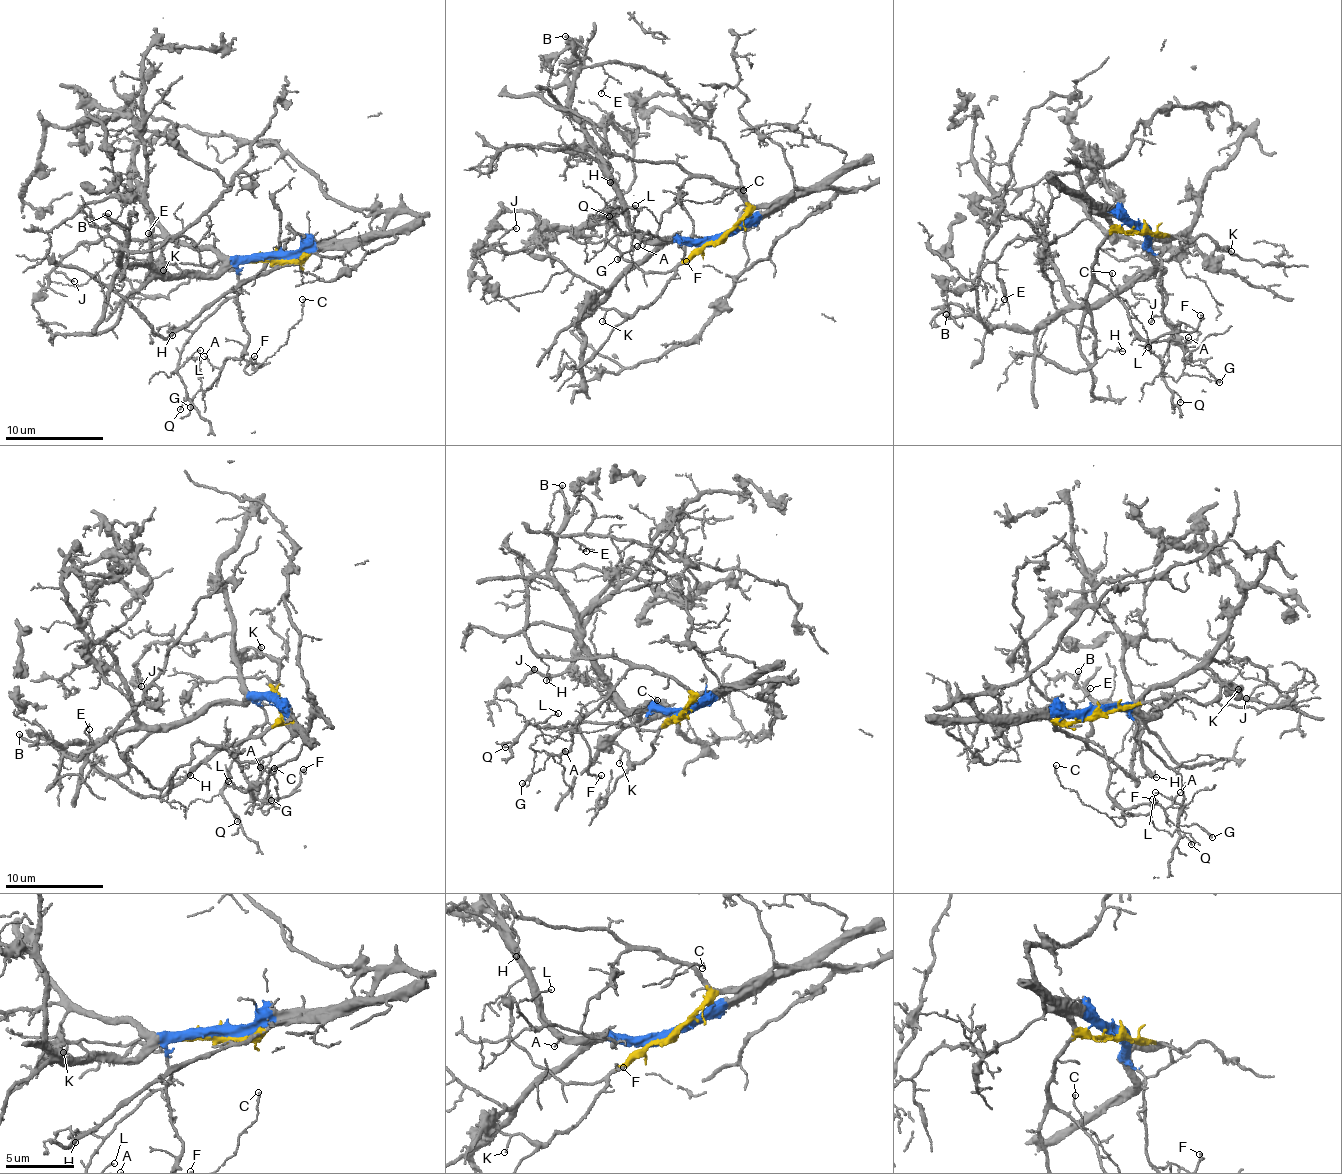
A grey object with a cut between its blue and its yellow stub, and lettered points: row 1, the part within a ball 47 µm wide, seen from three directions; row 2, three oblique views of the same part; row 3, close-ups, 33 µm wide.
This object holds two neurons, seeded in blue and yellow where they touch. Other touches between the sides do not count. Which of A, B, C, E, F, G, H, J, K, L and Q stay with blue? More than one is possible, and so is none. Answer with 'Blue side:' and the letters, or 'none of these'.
Blue side: B, E, J, L, Q

